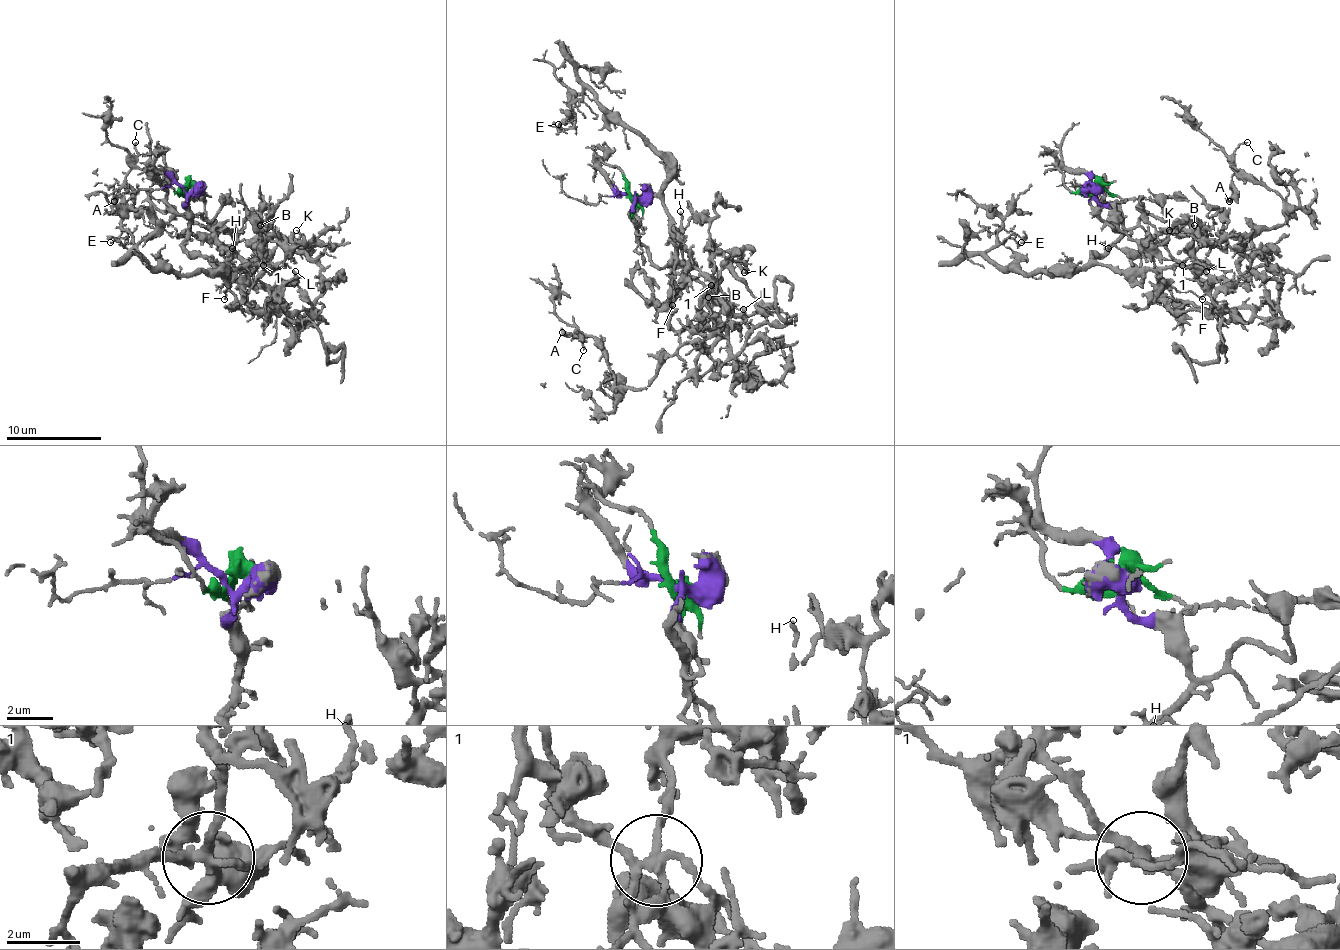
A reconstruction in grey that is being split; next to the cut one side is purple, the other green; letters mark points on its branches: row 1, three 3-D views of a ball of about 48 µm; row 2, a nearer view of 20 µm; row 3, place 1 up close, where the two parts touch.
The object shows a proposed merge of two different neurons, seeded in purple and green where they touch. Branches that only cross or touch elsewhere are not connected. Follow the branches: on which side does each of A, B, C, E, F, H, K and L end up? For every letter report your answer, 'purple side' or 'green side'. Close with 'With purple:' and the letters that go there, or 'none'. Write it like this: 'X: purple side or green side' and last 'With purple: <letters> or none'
A: green side
B: green side
C: green side
E: purple side
F: purple side
H: green side
K: green side
L: green side
With purple: E, F

